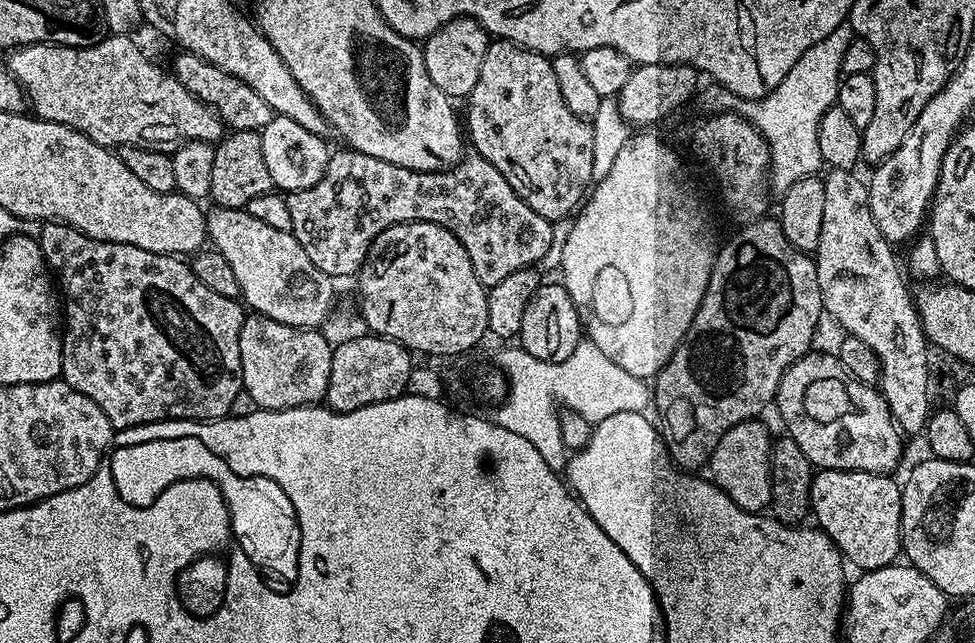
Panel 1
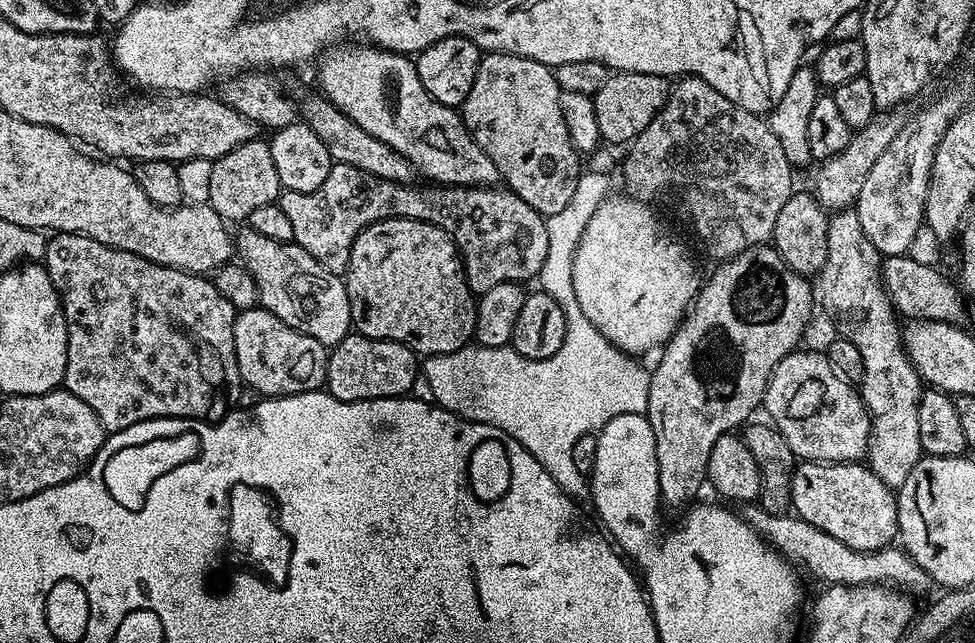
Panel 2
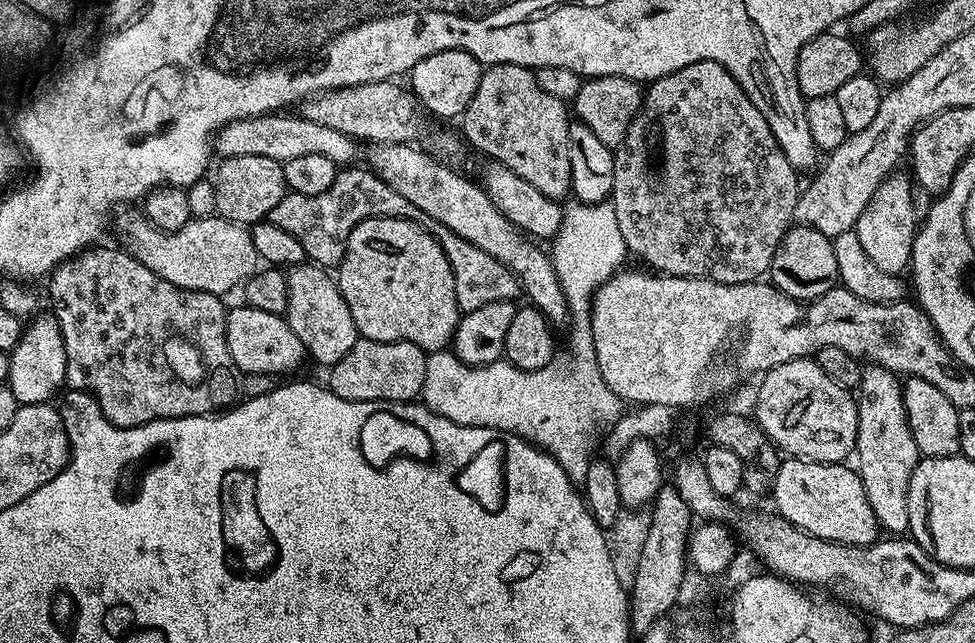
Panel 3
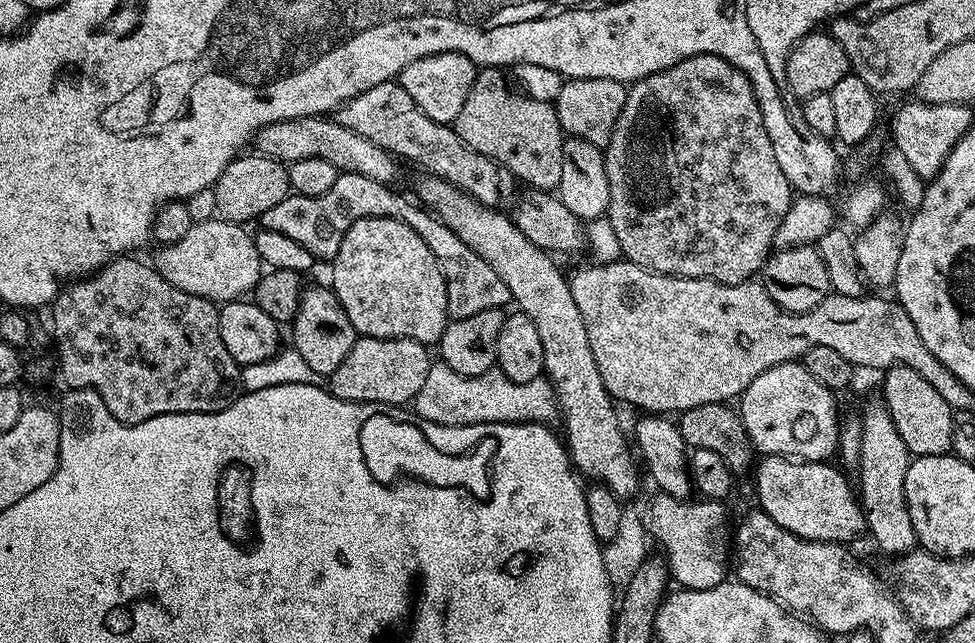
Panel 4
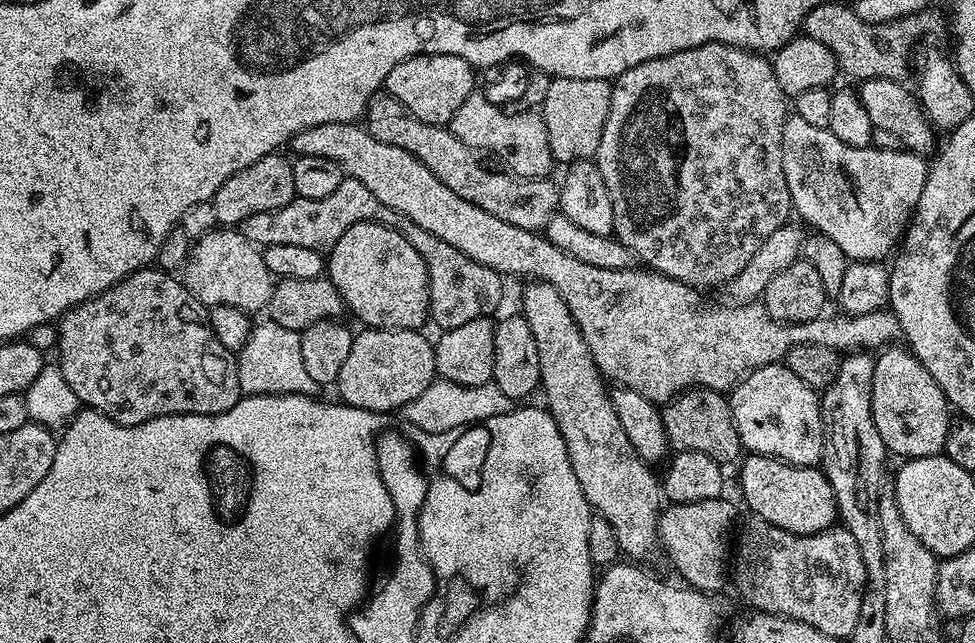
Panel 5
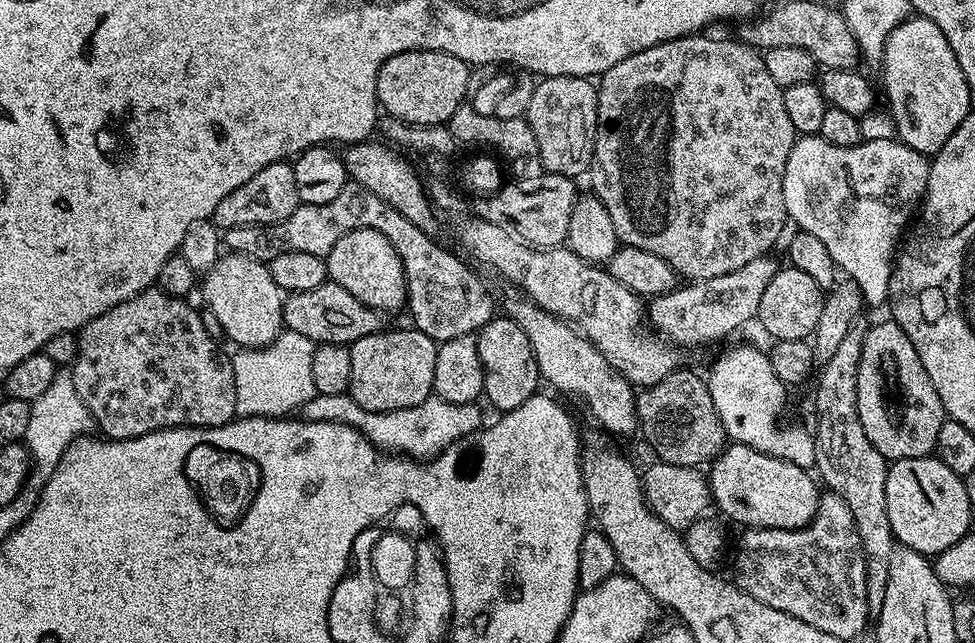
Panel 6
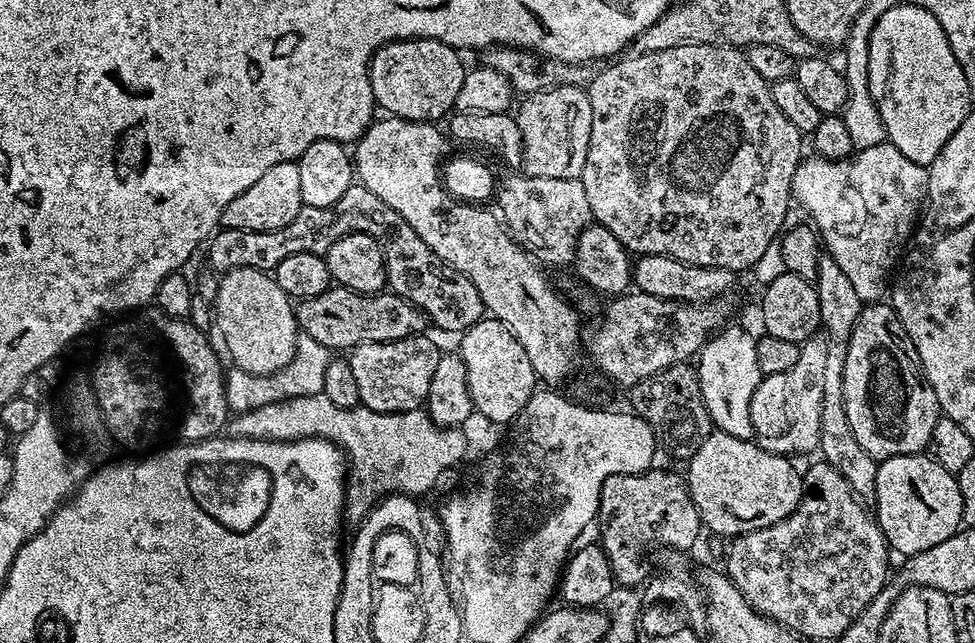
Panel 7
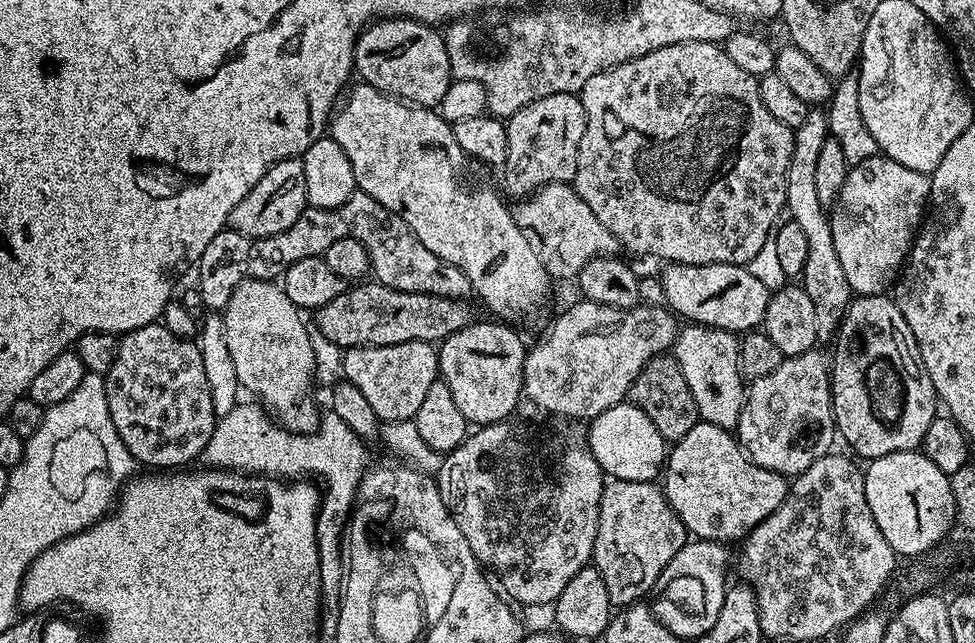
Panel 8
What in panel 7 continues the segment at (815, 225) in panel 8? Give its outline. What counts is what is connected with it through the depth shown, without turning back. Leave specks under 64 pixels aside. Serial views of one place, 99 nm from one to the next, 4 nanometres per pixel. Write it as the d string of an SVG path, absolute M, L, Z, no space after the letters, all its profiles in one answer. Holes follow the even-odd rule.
M821 255L814 283L820 307L820 328L826 342L826 374L822 385L822 426L818 452L825 463L841 472L860 500L872 502L876 499L878 461L876 457L866 454L862 446L858 446L858 438L854 438L854 430L850 430L850 422L846 419L842 394L842 374L846 370L846 350L850 350L850 334L854 334L854 322L858 322L860 312L866 304L858 298L850 278L842 274L842 266L838 266L838 262L834 262L830 255Z

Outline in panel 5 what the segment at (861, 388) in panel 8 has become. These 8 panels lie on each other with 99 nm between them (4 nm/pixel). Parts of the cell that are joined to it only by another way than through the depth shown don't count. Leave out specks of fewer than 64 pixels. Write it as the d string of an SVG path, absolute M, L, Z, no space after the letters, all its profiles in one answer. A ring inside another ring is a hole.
M885 347L874 359L870 410L878 438L882 438L885 449L891 455L893 452L899 458L917 460L941 455L950 419L948 400L938 382L930 378L930 370L918 362L916 355L907 347L896 347Z

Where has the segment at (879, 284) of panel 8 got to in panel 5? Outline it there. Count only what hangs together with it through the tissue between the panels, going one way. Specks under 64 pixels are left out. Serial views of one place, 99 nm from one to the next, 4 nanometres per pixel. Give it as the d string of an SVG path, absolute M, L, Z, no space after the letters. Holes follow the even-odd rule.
M795 114L789 115L782 126L782 170L786 174L786 186L790 186L795 215L800 215L799 219L809 229L830 238L852 262L883 261L883 256L899 245L916 211L918 198L922 198L929 167L923 155L892 146L848 148L846 142L834 138L829 128L810 126L810 122Z

